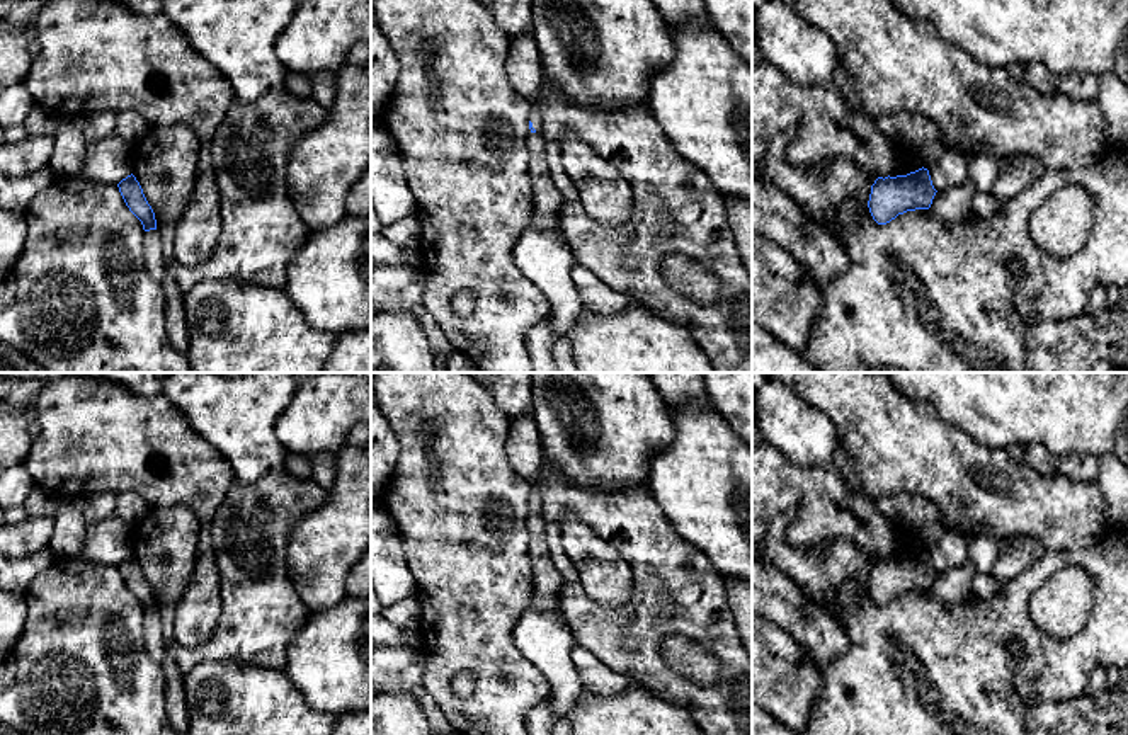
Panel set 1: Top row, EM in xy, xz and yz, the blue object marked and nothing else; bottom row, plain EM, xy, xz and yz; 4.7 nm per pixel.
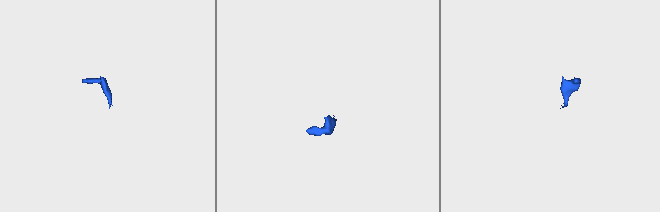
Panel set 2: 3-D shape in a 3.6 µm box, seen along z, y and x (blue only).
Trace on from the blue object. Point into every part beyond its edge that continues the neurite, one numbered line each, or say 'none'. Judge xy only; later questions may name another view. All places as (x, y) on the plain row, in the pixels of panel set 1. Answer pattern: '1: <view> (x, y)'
1: xy (152, 621)

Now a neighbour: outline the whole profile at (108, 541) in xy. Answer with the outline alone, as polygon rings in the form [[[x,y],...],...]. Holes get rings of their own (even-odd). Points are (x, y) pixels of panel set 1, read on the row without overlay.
[[[116,516],[88,524],[87,539],[78,558],[90,563],[119,565],[133,555],[131,534],[131,526]]]

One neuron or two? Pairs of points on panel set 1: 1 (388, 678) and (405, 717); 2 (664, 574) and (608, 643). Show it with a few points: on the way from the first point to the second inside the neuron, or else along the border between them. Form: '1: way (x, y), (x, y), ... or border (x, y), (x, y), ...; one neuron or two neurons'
1: border (388, 691), (407, 691), (424, 717); two neurons
2: way (664, 592), (626, 630); one neuron

